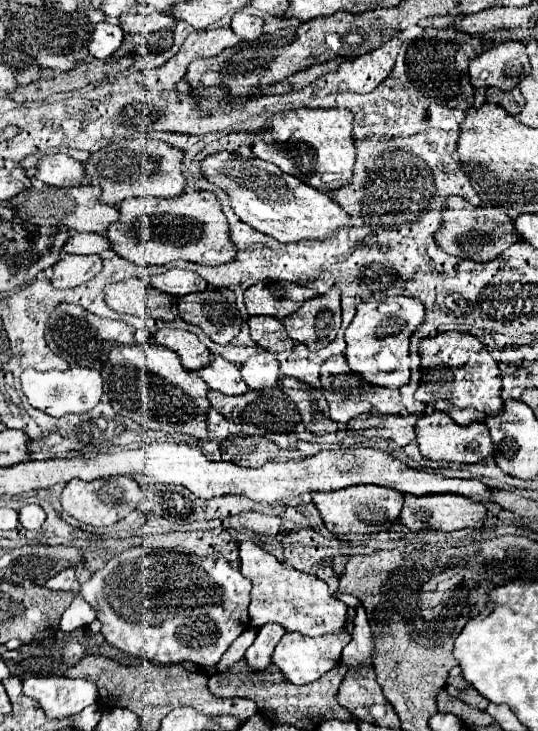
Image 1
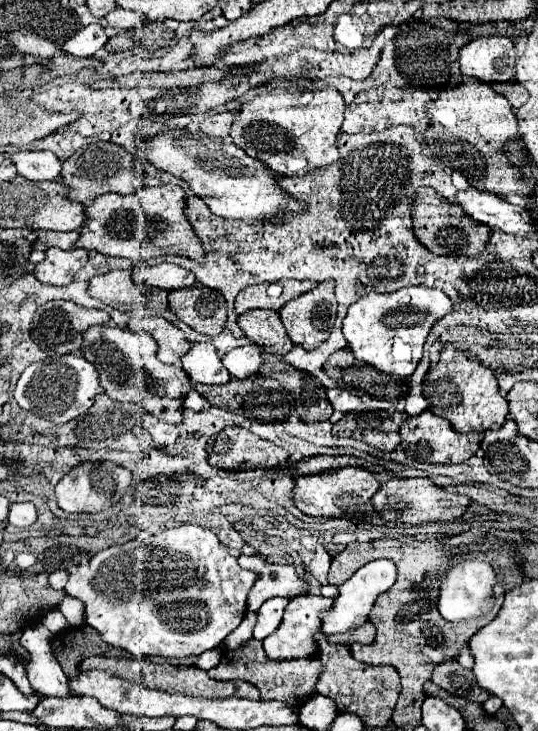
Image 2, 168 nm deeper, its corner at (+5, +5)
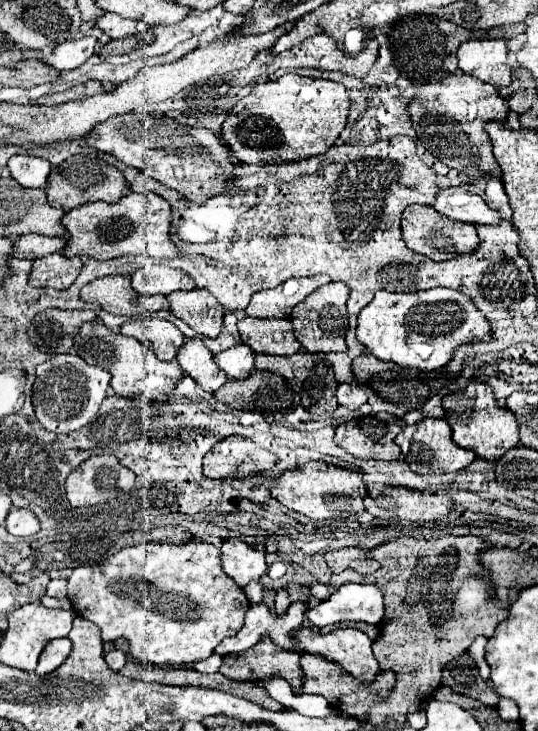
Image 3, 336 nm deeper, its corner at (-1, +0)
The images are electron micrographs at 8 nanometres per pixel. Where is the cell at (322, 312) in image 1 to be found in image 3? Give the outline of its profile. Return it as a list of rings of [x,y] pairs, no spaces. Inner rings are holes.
[[[330,282],[326,286],[320,286],[310,298],[306,298],[302,304],[298,304],[292,310],[292,322],[294,322],[294,334],[304,350],[308,352],[346,352],[346,330],[348,330],[348,312],[346,312],[346,300],[350,296],[350,288],[344,282]]]

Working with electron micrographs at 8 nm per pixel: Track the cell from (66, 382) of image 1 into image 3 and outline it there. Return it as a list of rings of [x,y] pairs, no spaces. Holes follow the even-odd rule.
[[[56,354],[36,368],[36,382],[32,388],[36,418],[46,430],[52,430],[56,434],[70,434],[74,430],[80,430],[98,414],[98,408],[106,398],[108,382],[108,370],[90,366],[76,354]]]

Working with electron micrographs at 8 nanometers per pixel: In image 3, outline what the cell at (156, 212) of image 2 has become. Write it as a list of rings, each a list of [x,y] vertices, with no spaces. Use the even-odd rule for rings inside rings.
[[[126,194],[116,204],[94,202],[82,204],[68,210],[62,216],[62,226],[66,228],[68,242],[64,256],[92,256],[96,260],[112,260],[118,256],[152,256],[152,258],[174,258],[178,248],[170,242],[170,204],[156,194]]]

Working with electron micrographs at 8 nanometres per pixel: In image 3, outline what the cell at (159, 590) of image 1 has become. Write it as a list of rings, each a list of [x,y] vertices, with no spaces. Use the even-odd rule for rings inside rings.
[[[146,542],[146,544],[140,544],[140,546],[130,546],[130,548],[124,548],[116,554],[112,554],[108,560],[104,562],[98,562],[98,564],[86,564],[86,566],[78,566],[72,570],[70,578],[68,578],[68,600],[74,608],[74,614],[80,616],[80,618],[86,618],[94,624],[100,626],[102,630],[102,640],[104,642],[114,642],[118,638],[126,638],[130,642],[130,654],[138,660],[144,660],[148,664],[154,664],[154,666],[186,666],[186,664],[192,664],[192,662],[198,662],[198,660],[204,660],[208,658],[214,648],[228,636],[234,636],[242,624],[244,624],[244,614],[246,610],[250,608],[250,602],[244,594],[244,590],[230,578],[224,574],[222,566],[220,566],[220,550],[208,542],[188,542],[188,544],[166,544],[166,542]]]

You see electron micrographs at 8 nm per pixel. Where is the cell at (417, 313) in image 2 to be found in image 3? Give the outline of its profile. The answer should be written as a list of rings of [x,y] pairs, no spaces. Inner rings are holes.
[[[448,288],[410,294],[380,290],[374,300],[362,308],[356,336],[376,358],[426,372],[446,366],[462,344],[492,340],[486,316],[474,306],[474,302],[470,302],[470,298],[466,298],[466,294]]]

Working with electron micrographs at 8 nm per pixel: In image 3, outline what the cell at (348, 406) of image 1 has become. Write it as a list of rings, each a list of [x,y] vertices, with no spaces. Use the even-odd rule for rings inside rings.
[[[342,382],[338,386],[336,396],[338,396],[338,404],[348,408],[348,410],[358,410],[368,400],[368,394],[362,386],[354,386],[354,384],[348,384],[348,382]]]

